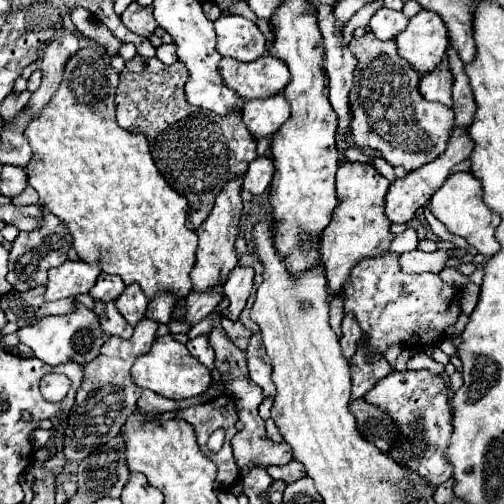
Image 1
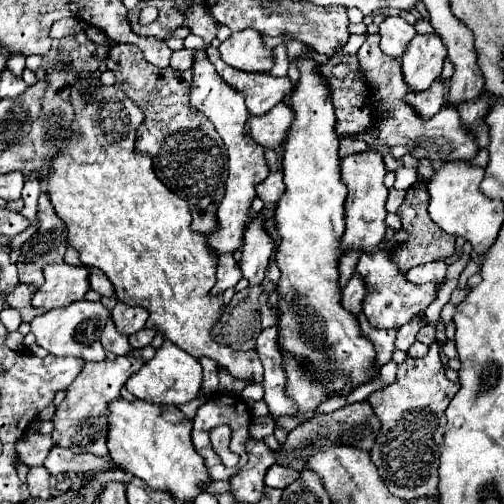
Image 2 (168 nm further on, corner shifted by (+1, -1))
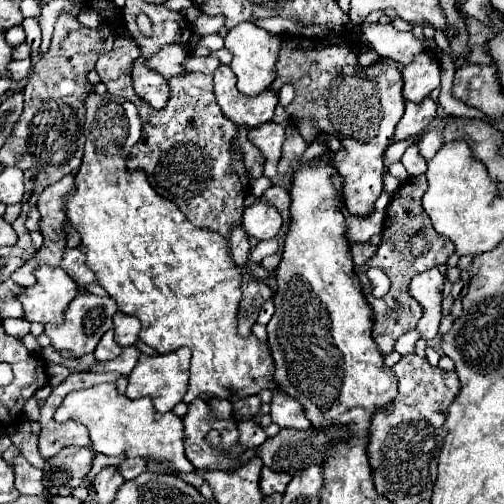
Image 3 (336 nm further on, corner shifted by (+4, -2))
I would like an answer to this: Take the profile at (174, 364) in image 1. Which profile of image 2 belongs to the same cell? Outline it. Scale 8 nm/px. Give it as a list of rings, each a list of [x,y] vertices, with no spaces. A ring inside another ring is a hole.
[[[164,341],[164,345],[156,351],[156,355],[144,363],[140,367],[138,373],[134,373],[128,381],[126,381],[126,389],[148,403],[156,403],[156,405],[182,405],[188,403],[190,399],[194,399],[200,391],[202,385],[202,367],[200,363],[188,355],[186,351],[182,351],[180,347],[176,347],[170,341]]]

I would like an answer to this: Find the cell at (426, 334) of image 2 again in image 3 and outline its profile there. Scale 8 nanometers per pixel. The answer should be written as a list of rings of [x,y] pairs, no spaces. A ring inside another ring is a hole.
[[[429,268],[411,278],[409,294],[421,304],[423,318],[417,322],[417,330],[421,338],[433,340],[441,322],[441,290],[443,290],[443,274],[437,268]]]

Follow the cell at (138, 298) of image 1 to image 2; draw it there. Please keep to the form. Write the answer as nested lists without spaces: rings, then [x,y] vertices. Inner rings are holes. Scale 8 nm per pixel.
[[[118,301],[116,307],[112,309],[112,321],[116,329],[126,337],[138,333],[144,327],[146,319],[148,319],[148,311],[144,307],[130,307]]]

